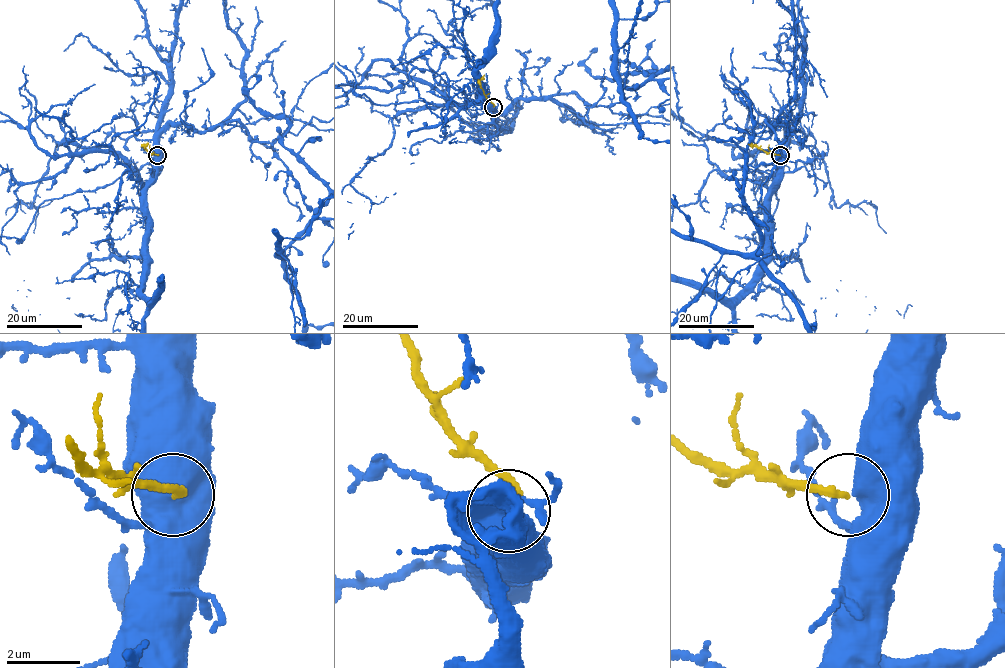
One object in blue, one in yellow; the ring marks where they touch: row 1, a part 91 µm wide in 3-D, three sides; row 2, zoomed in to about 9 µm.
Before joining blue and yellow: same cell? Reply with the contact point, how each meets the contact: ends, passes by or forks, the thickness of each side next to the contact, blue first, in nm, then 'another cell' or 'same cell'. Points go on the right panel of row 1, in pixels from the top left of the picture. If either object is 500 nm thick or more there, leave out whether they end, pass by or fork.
(780, 155) | 700/200 nm | same cell

